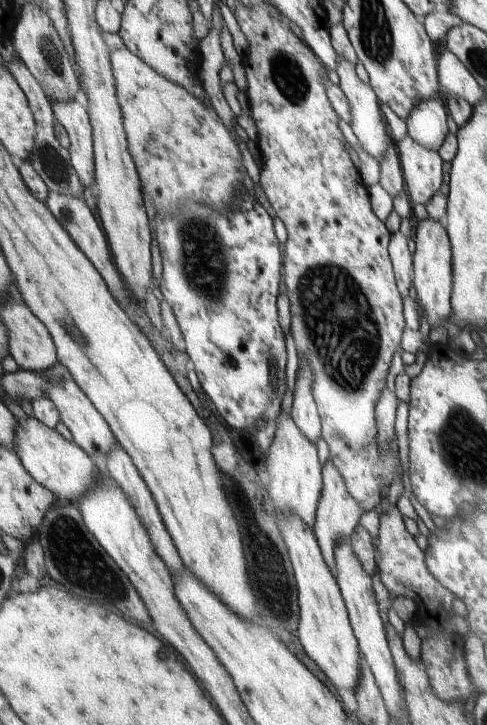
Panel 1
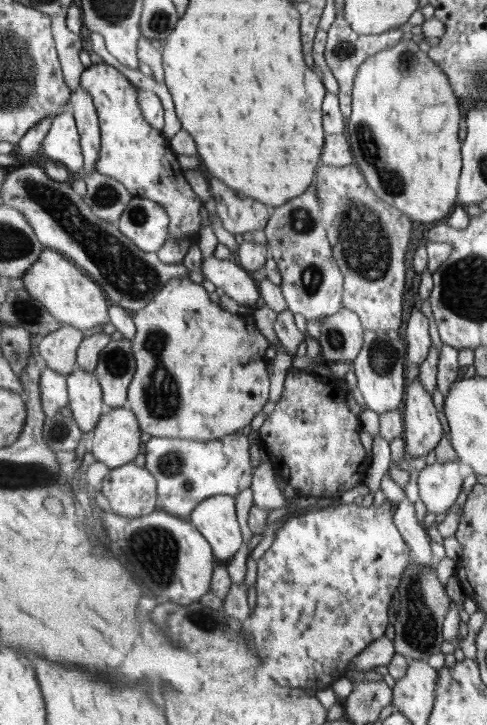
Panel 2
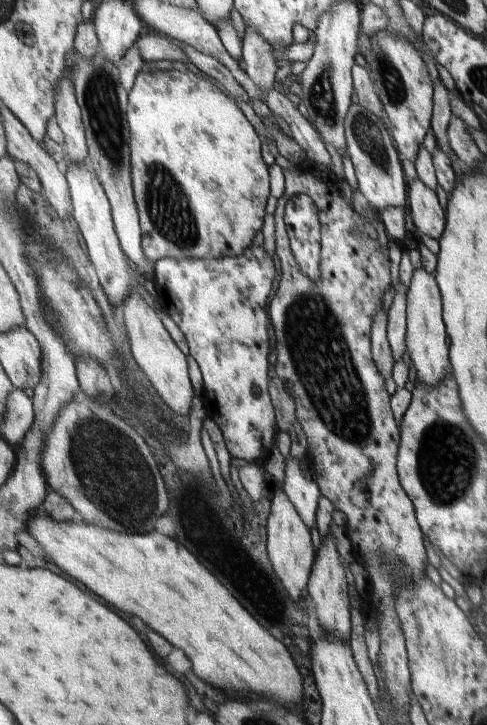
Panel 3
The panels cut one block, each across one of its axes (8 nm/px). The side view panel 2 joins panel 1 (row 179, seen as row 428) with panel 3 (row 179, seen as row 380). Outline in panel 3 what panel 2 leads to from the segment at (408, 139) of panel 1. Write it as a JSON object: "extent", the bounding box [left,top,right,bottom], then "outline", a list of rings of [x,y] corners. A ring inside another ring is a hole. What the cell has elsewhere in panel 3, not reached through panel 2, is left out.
{"extent":[407,177,447,240],"outline":[[[418,177],[413,178],[413,181],[409,181],[407,187],[407,203],[408,206],[410,206],[410,214],[412,215],[414,224],[423,235],[426,234],[426,236],[431,236],[439,240],[439,238],[443,236],[444,229],[447,226],[447,213],[439,203],[436,191],[429,189]]]}

